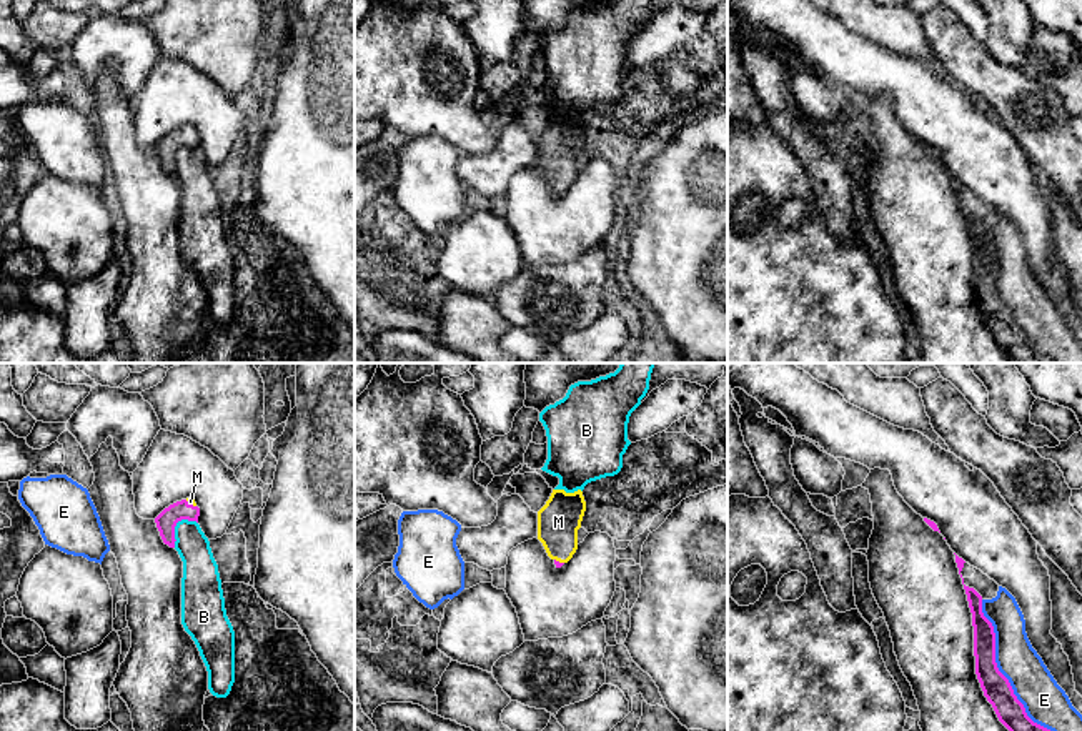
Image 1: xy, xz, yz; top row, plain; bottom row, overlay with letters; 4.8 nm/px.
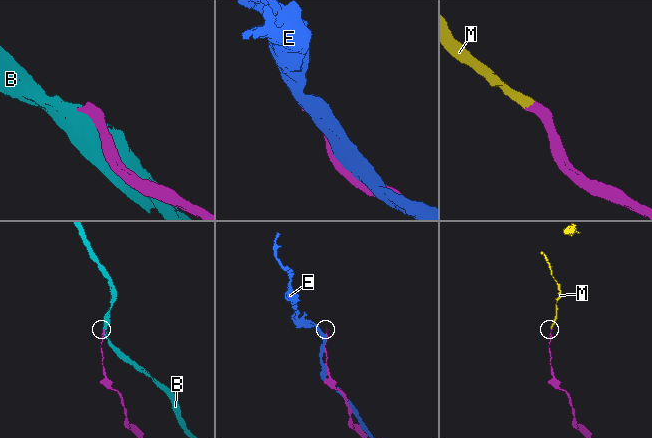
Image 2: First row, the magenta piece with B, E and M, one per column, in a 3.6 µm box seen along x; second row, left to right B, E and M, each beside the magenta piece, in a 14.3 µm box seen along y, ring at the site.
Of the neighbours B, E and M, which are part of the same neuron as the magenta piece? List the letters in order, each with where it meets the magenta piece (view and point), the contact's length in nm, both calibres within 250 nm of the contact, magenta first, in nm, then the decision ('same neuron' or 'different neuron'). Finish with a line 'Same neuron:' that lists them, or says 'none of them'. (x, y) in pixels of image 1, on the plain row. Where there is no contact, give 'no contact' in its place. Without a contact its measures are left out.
B: xy (175, 152) | 170 nm | 100/170 nm | different neuron
E: yz (1001, 300) | 750 nm | 140/200 nm | different neuron
M: xy (190, 132) | 70 nm | 100/30 nm | same neuron
Same neuron: M

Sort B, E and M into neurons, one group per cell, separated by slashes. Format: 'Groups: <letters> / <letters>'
Groups: B / E / M

